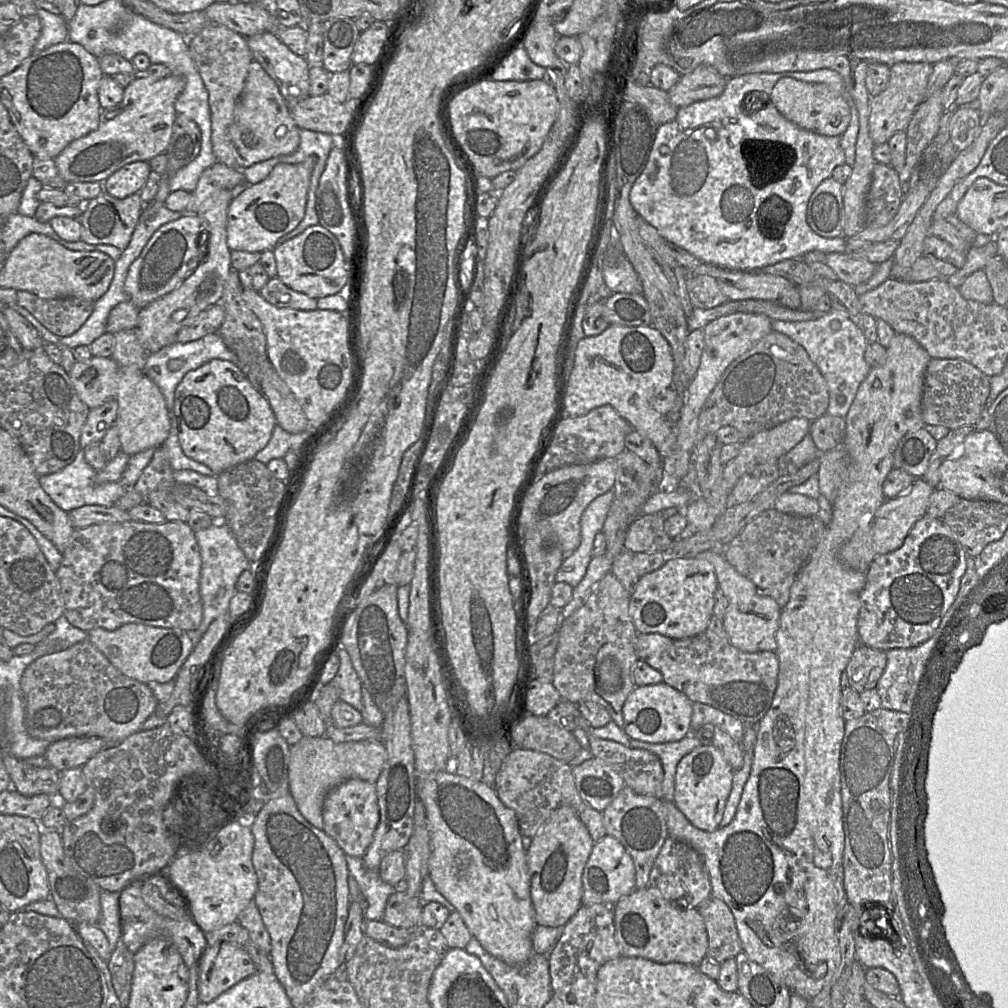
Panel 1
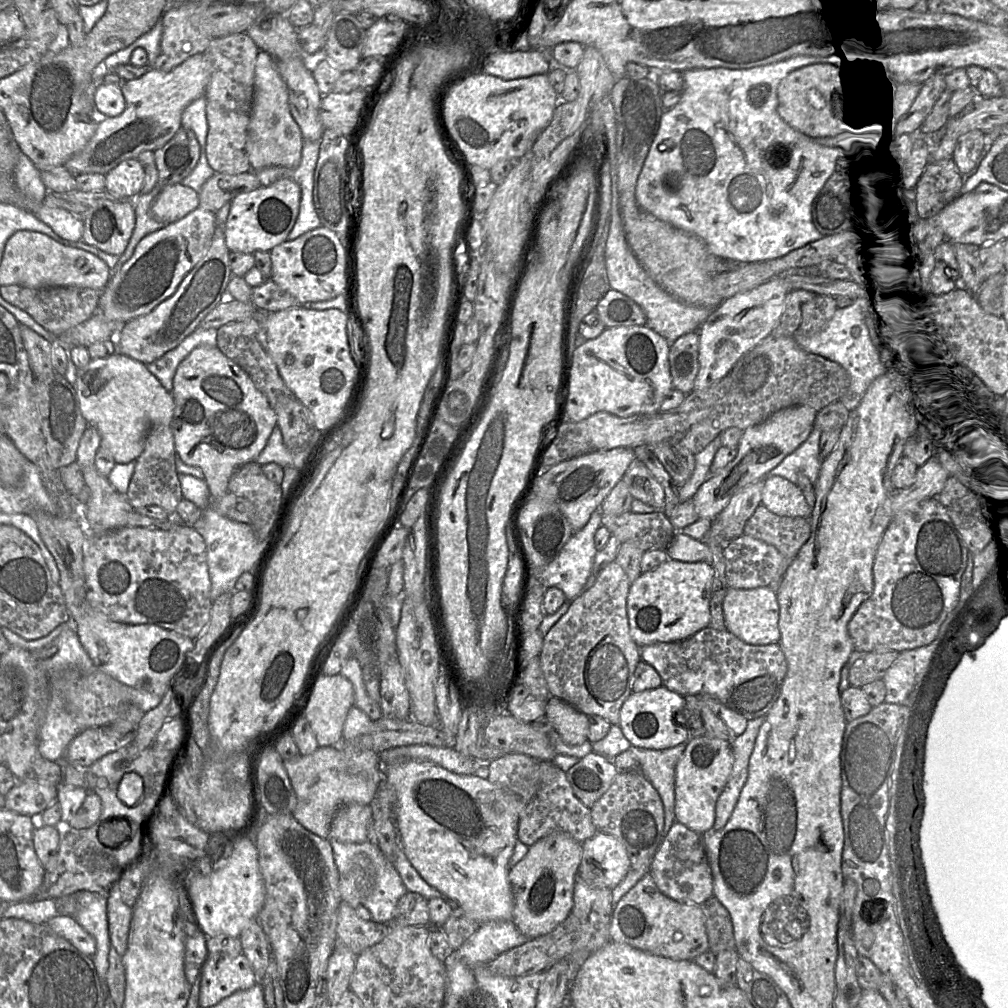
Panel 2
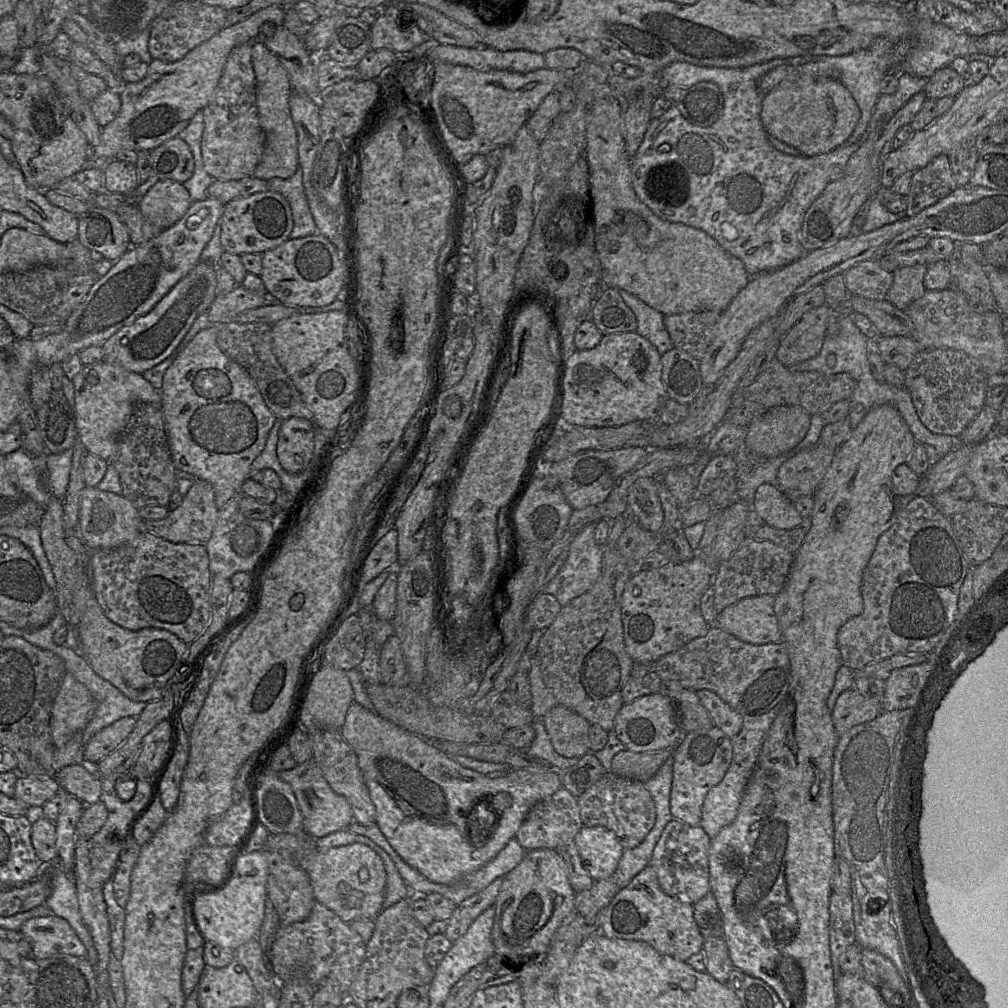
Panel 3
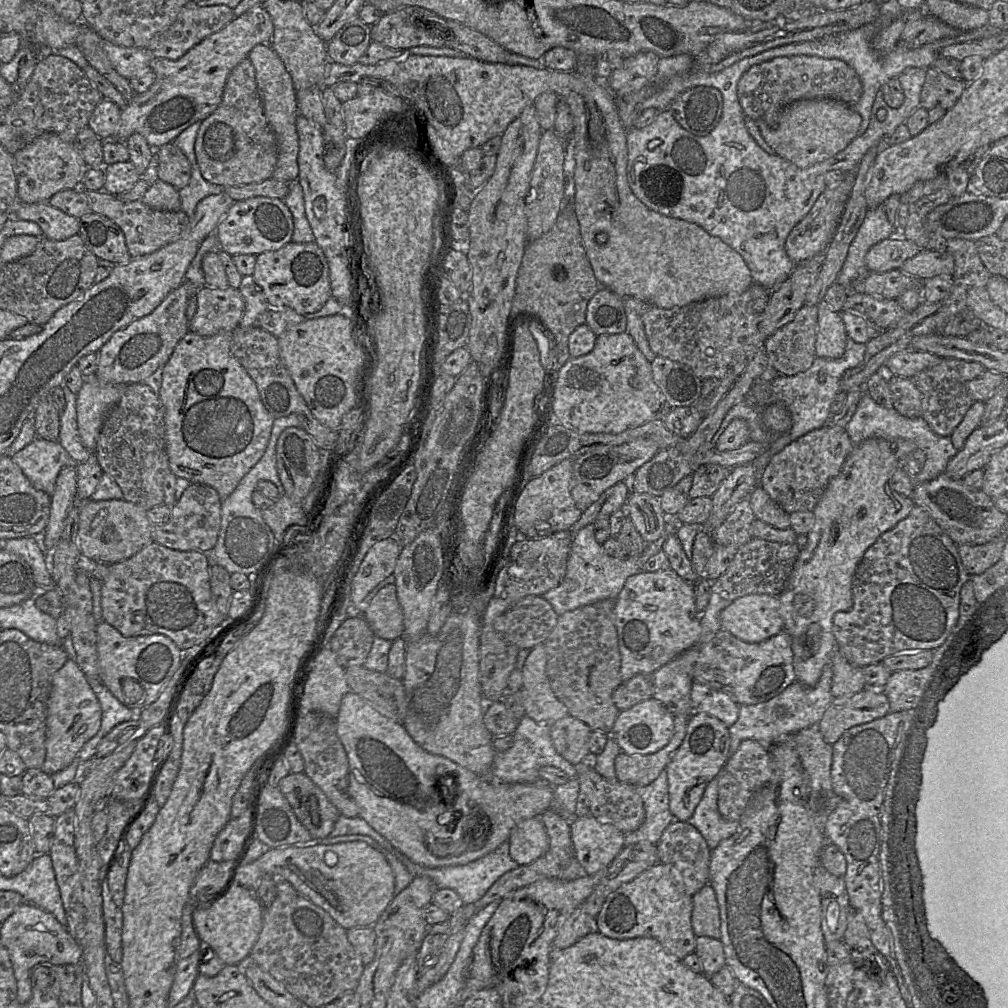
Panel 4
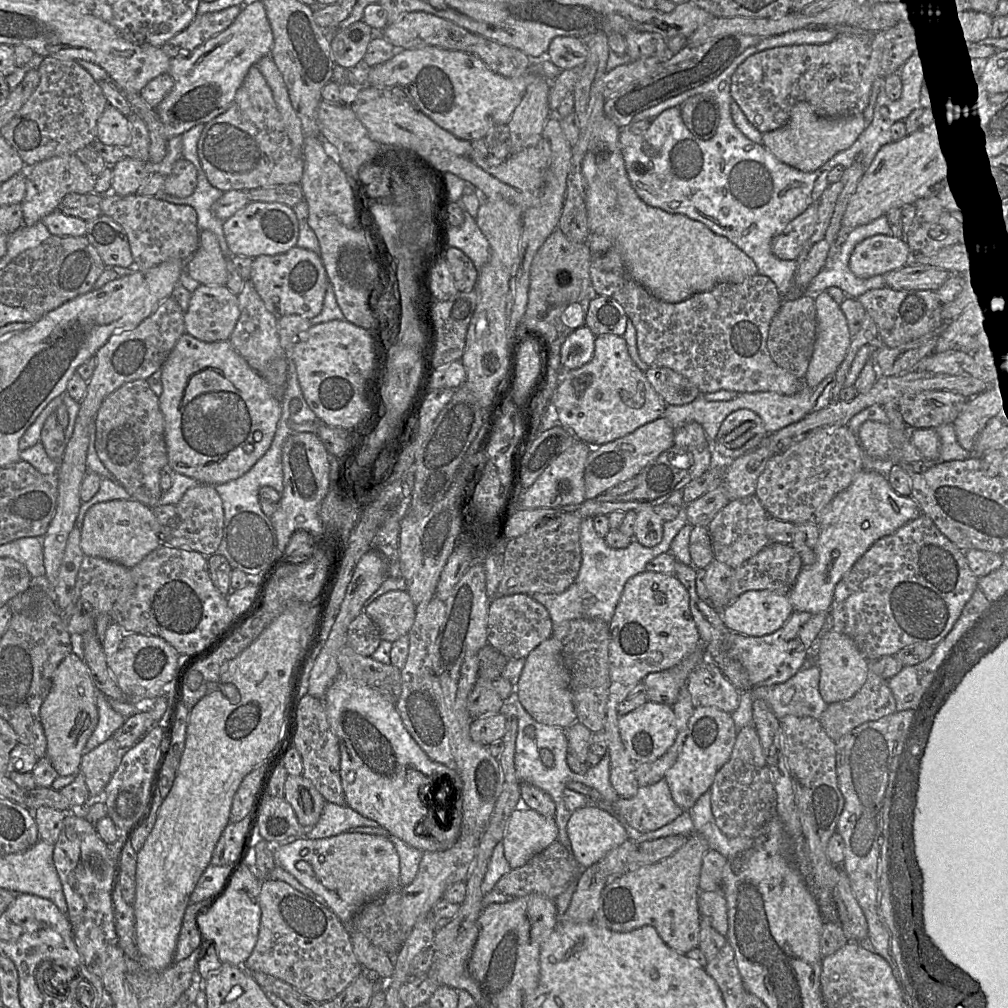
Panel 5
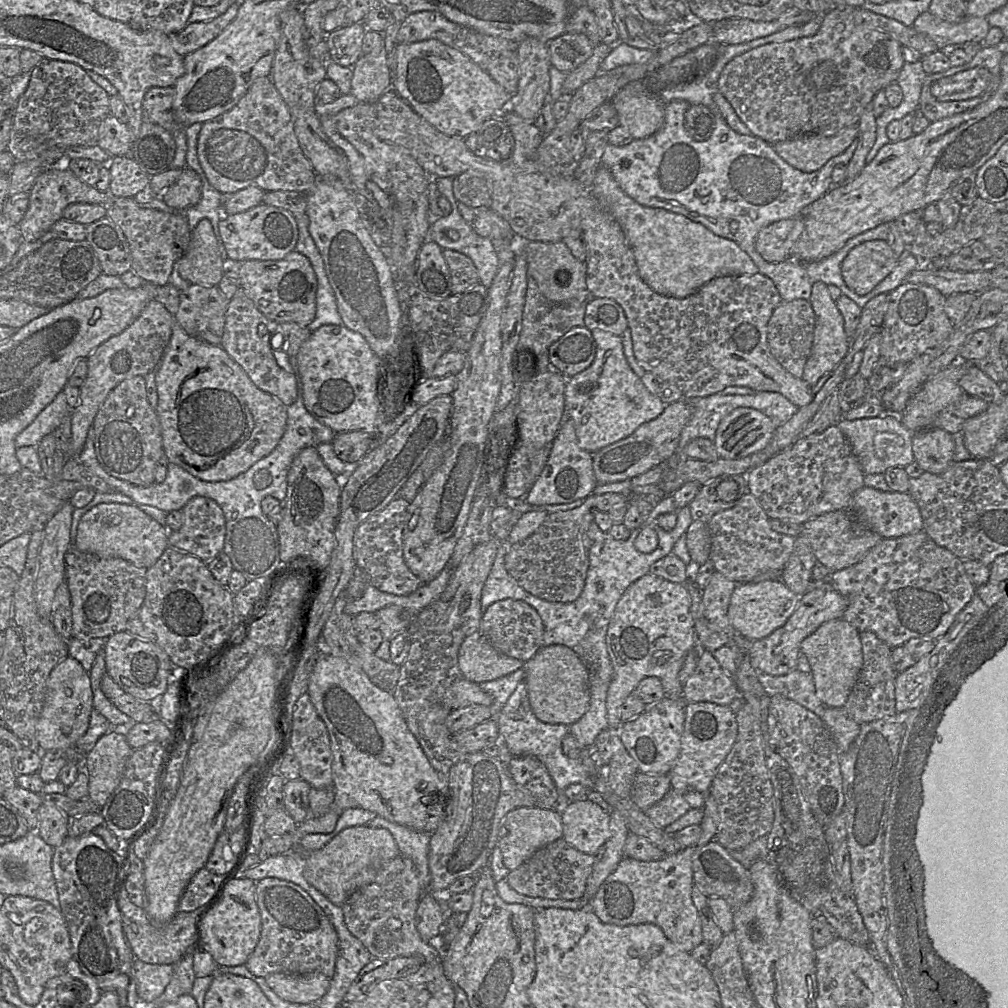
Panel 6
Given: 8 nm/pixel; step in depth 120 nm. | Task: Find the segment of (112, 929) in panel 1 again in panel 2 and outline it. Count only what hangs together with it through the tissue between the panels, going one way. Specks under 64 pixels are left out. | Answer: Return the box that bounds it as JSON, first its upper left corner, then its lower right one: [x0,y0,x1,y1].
[74,891,111,997]

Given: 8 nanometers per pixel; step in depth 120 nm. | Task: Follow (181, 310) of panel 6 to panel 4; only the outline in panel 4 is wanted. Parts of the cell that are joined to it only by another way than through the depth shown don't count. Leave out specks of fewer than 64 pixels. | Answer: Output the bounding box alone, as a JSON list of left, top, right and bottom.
[189,286,244,336]

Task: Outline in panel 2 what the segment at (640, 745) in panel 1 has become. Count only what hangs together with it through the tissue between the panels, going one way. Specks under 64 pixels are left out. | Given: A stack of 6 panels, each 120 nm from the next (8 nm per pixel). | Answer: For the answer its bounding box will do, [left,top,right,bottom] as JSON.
[630,744,686,838]

